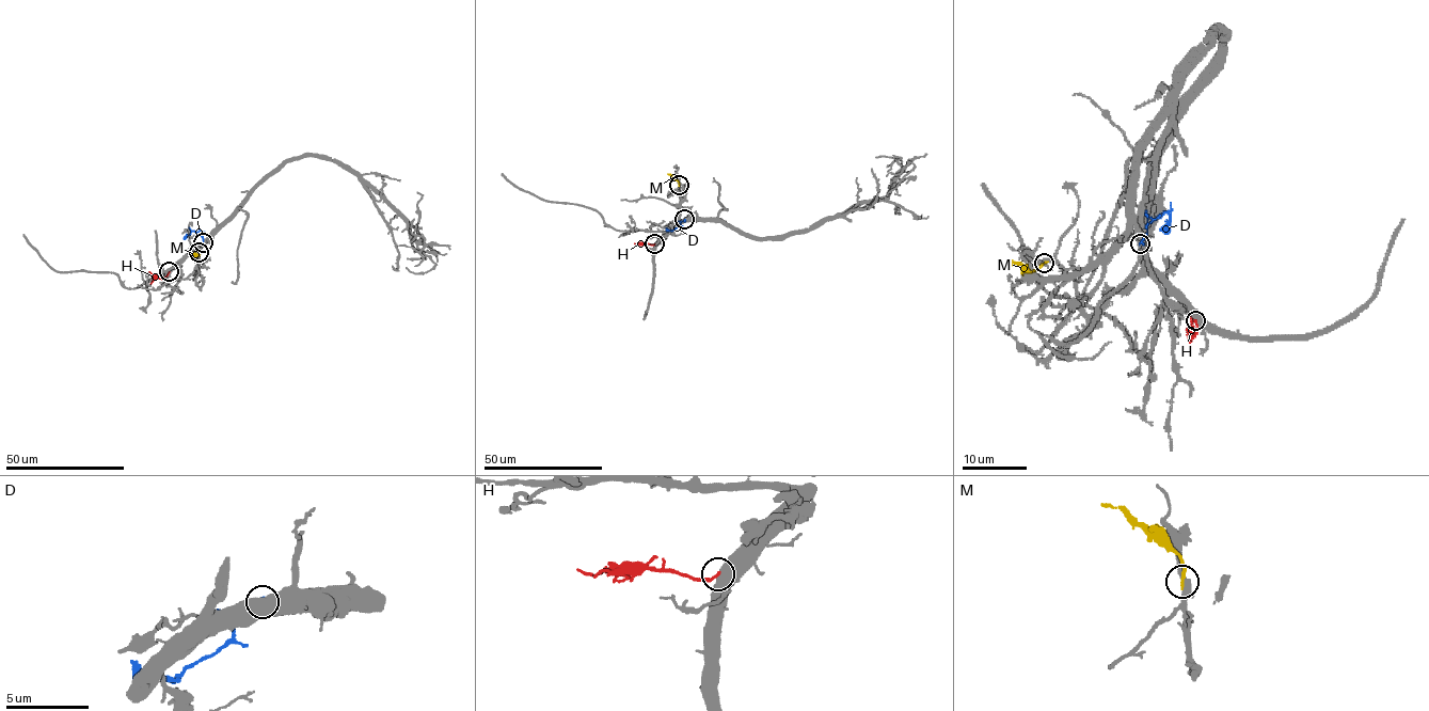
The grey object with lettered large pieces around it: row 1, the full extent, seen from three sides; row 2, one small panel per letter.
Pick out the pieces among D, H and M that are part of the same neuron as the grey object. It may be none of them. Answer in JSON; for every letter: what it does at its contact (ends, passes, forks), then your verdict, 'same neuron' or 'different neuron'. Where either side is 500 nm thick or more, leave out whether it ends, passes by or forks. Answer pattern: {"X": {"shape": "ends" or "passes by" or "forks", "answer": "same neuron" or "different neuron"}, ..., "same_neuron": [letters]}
{"D": {"answer": "different neuron"}, "H": {"answer": "same neuron"}, "M": {"shape": "ends", "answer": "different neuron"}, "same_neuron": ["H"]}

